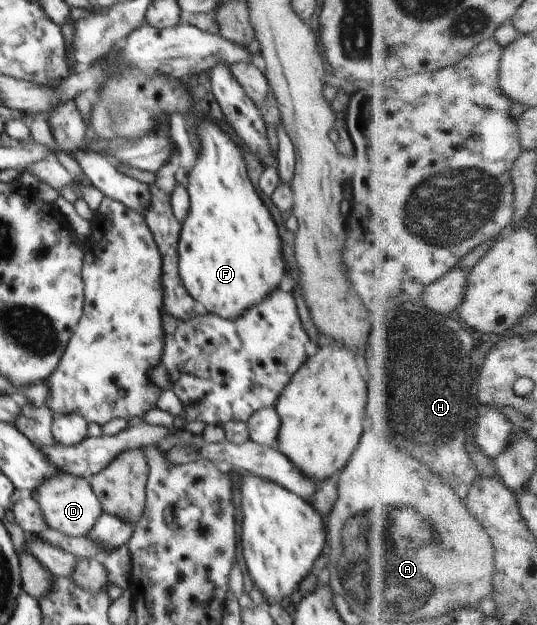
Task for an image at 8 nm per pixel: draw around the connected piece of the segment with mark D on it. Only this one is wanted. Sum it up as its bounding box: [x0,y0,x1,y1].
[32,471,103,536]

